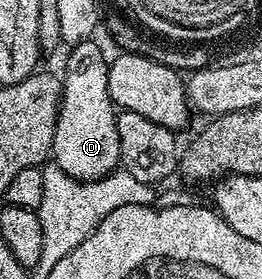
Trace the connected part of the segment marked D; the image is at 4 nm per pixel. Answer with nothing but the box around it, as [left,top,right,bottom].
[51,41,120,179]

